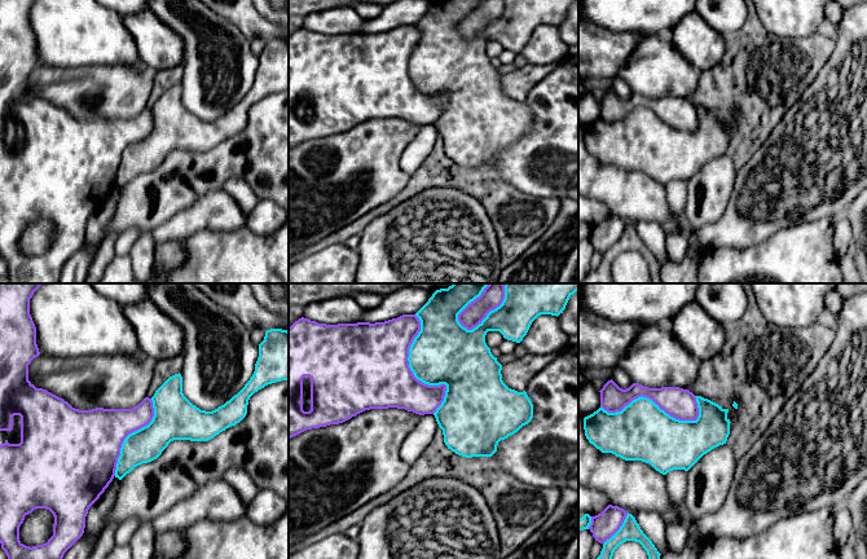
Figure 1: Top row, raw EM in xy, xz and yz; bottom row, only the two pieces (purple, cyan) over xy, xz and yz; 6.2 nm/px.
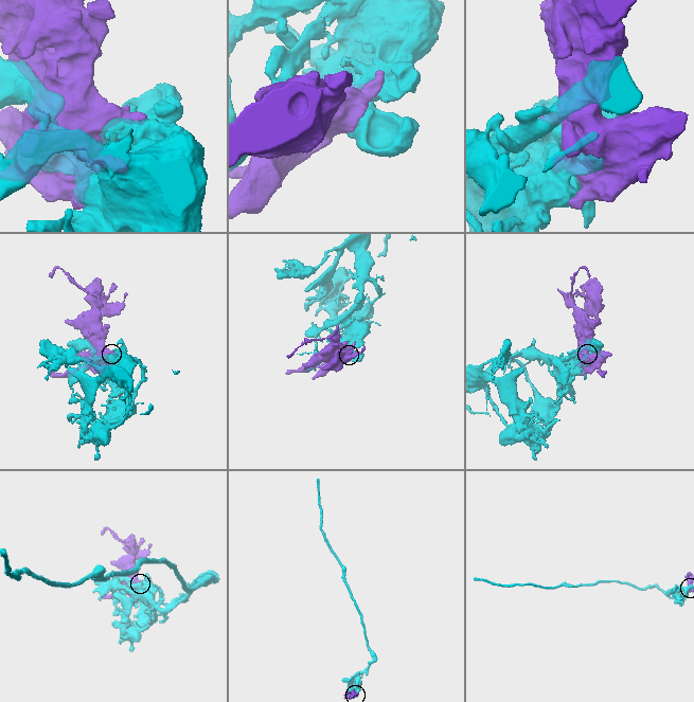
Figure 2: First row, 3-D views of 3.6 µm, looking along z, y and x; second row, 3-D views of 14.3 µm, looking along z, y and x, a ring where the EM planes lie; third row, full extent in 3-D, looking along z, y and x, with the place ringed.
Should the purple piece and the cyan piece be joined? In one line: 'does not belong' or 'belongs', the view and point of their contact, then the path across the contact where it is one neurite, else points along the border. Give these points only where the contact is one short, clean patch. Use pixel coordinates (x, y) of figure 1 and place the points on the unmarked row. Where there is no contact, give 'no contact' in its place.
belongs; contact xz (413, 84)

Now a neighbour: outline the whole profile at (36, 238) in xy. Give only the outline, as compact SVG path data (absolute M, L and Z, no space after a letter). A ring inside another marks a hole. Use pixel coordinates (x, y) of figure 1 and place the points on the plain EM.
M36 219L25 226L19 237L19 251L26 256L47 254L53 246L54 226L47 219Z

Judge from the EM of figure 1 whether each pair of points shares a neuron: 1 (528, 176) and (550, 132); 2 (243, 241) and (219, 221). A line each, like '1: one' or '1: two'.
1: one
2: two

